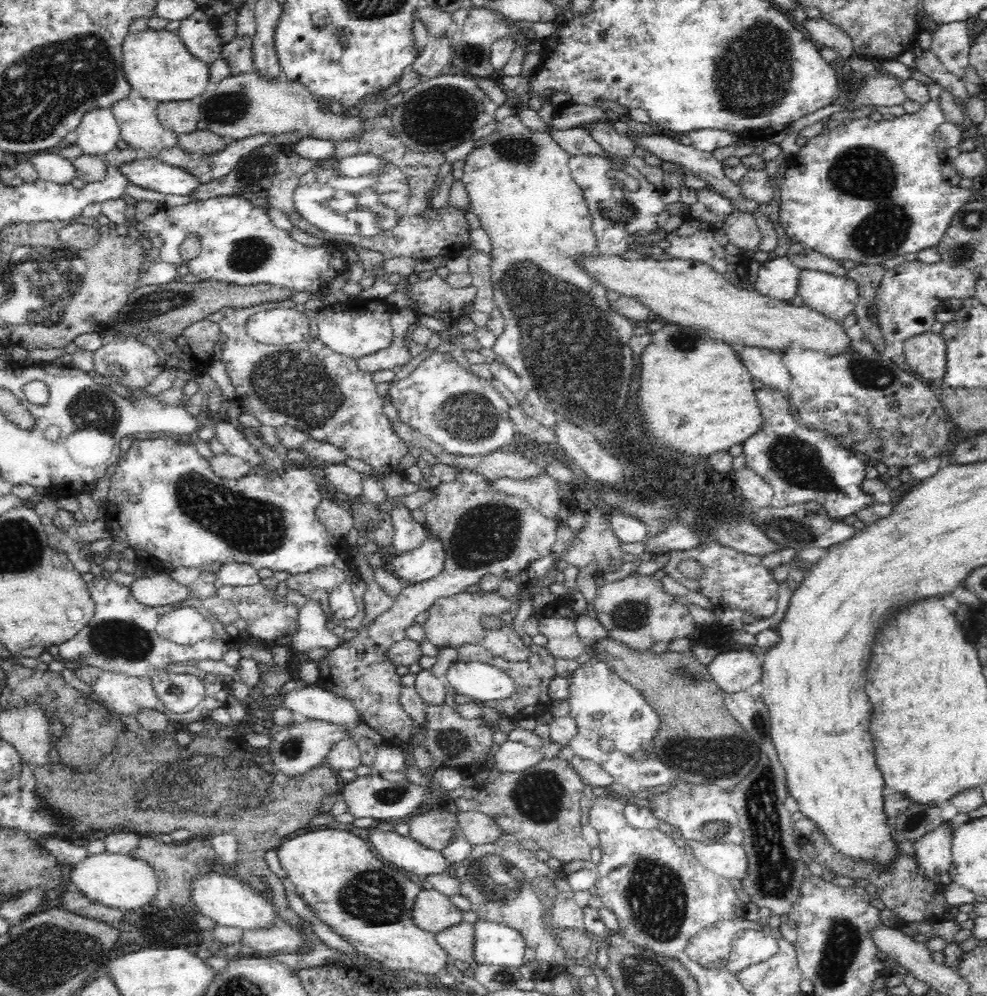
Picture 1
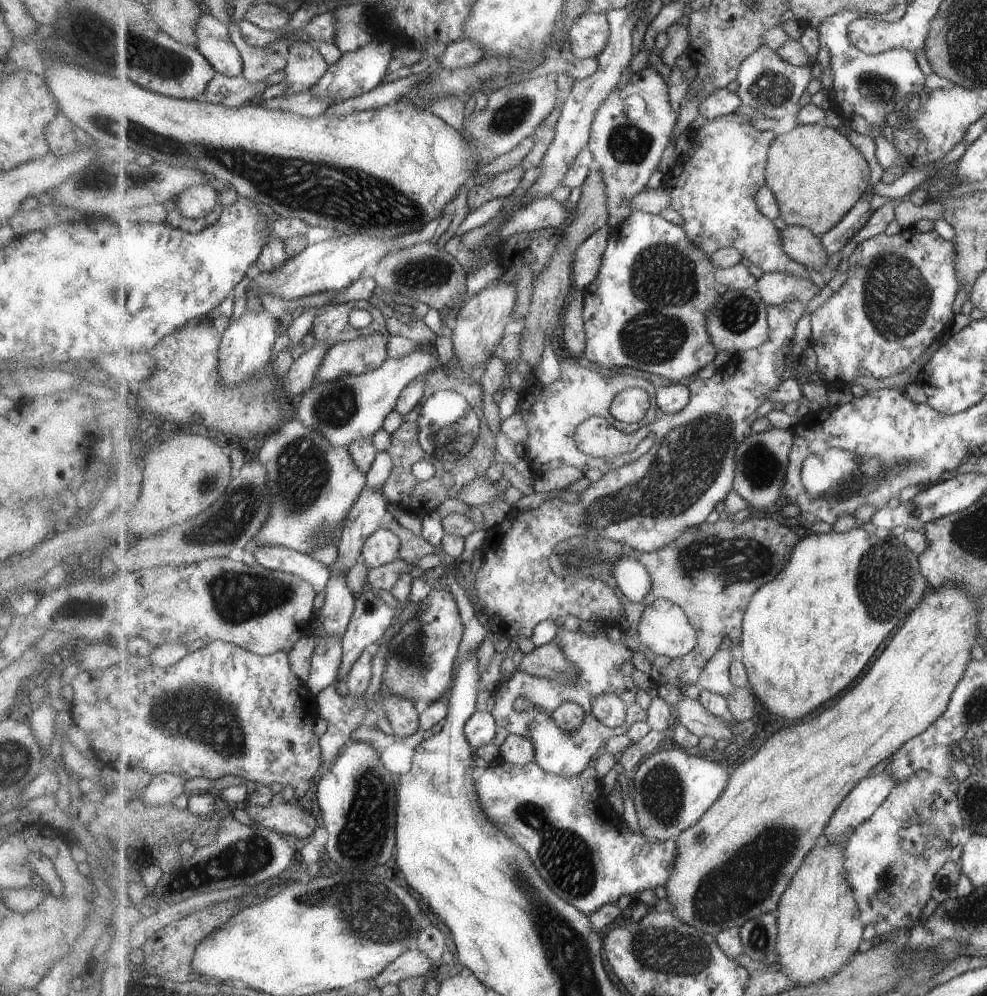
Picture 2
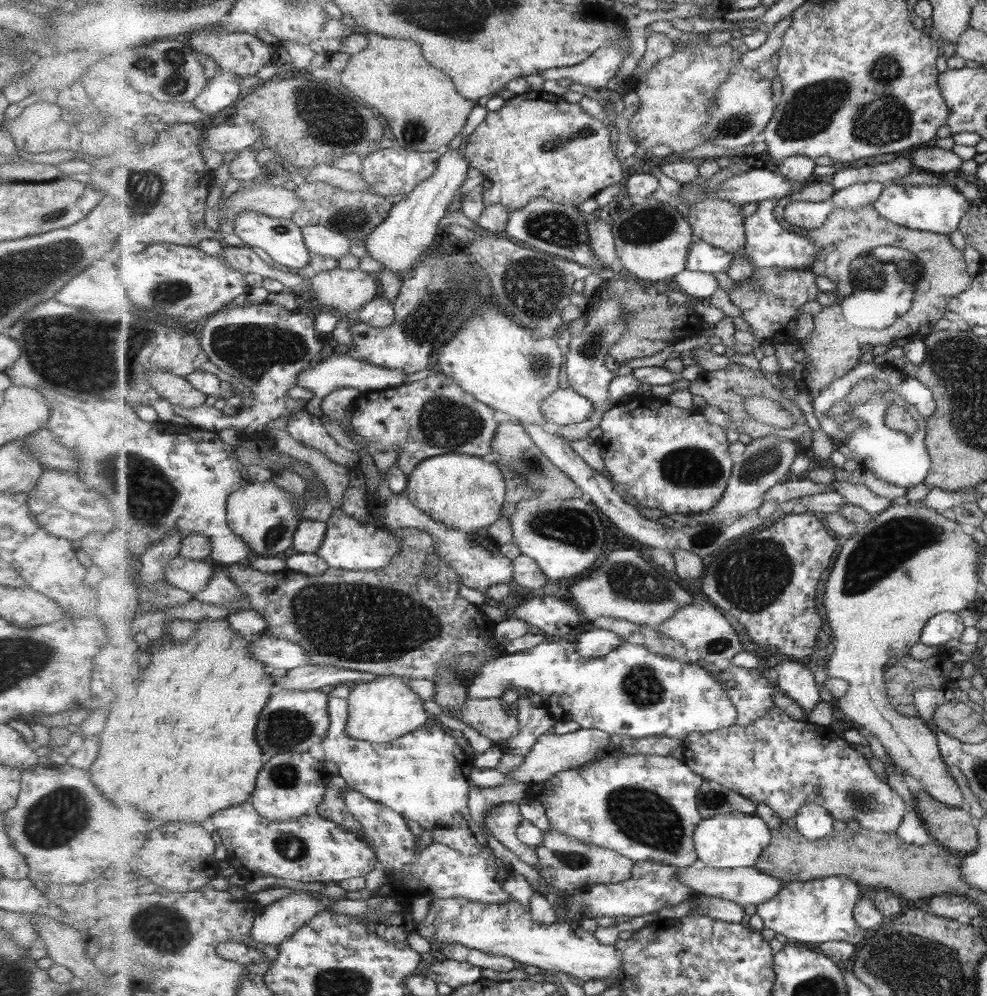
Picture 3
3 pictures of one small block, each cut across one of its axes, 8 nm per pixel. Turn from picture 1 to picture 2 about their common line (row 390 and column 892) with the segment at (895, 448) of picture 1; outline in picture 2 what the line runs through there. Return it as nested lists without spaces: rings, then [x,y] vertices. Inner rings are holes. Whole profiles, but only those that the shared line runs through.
[[[929,773],[928,779],[921,780],[913,775],[891,792],[875,814],[856,828],[846,845],[846,879],[853,887],[855,900],[863,920],[867,920],[865,940],[897,930],[911,928],[923,914],[927,902],[934,892],[938,872],[950,862],[953,848],[963,844],[969,837],[966,830],[958,793],[949,788],[949,782],[942,776]]]

